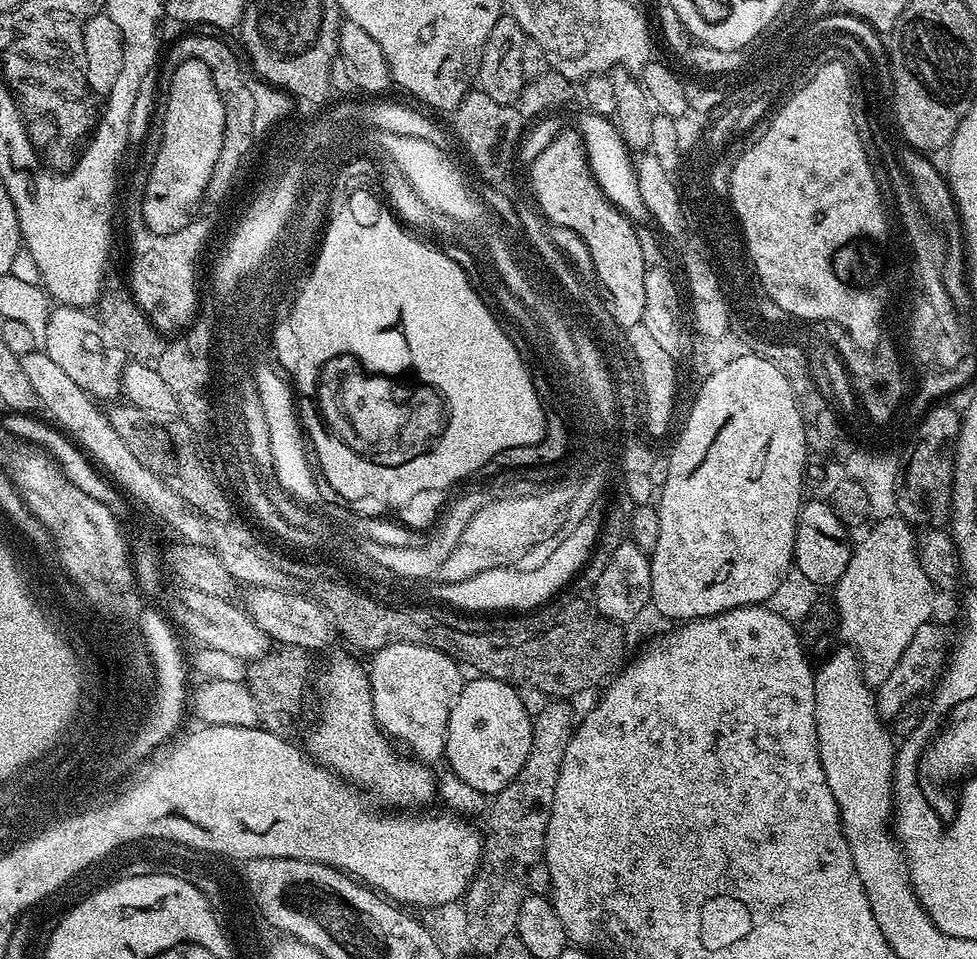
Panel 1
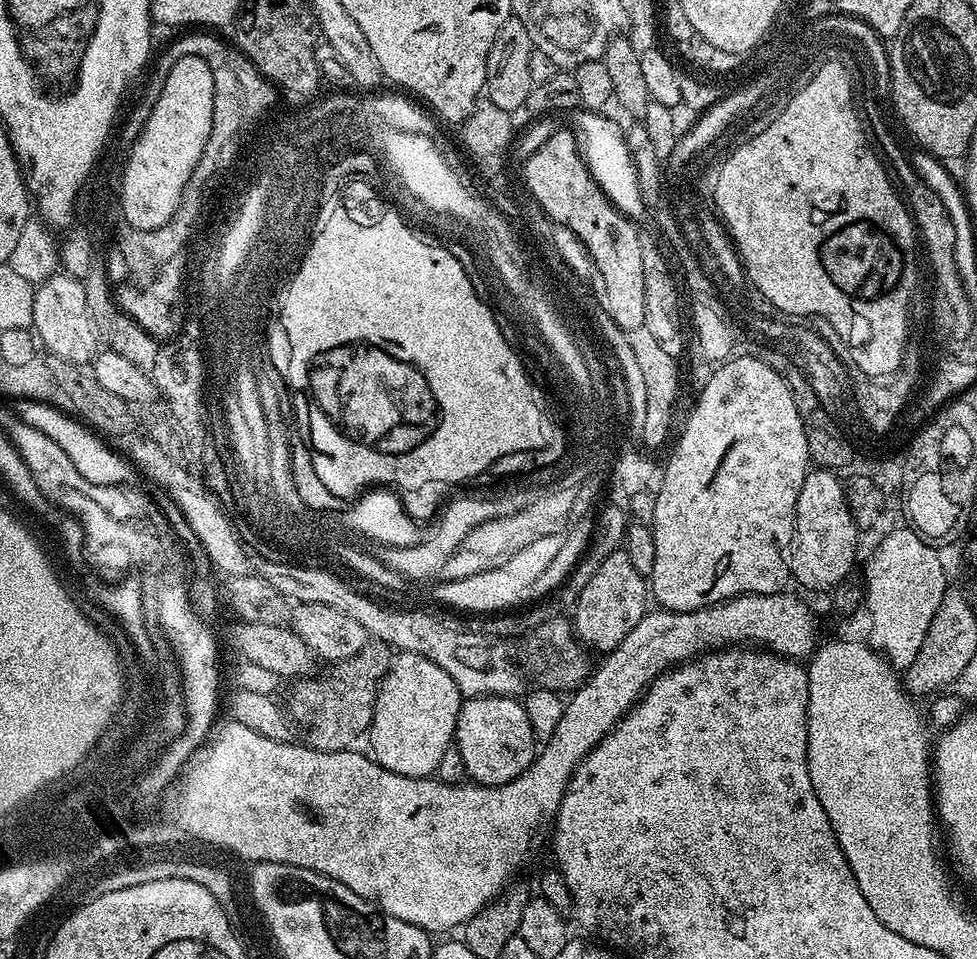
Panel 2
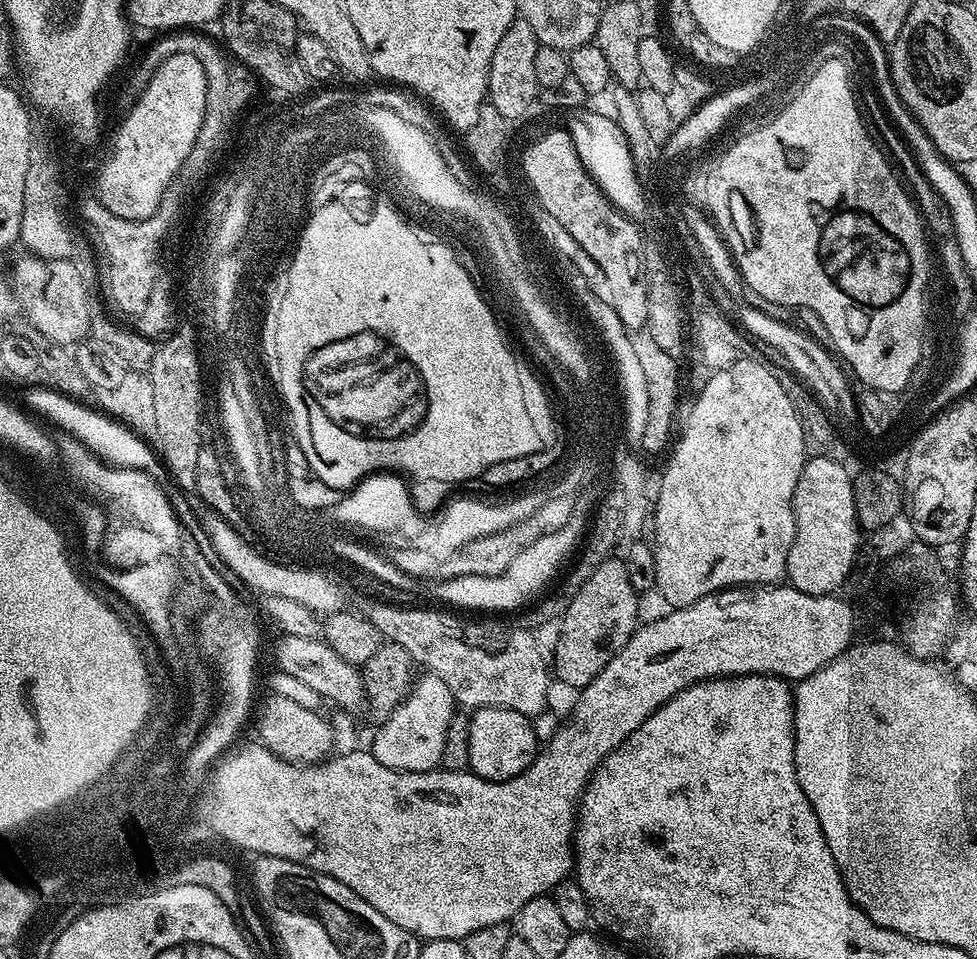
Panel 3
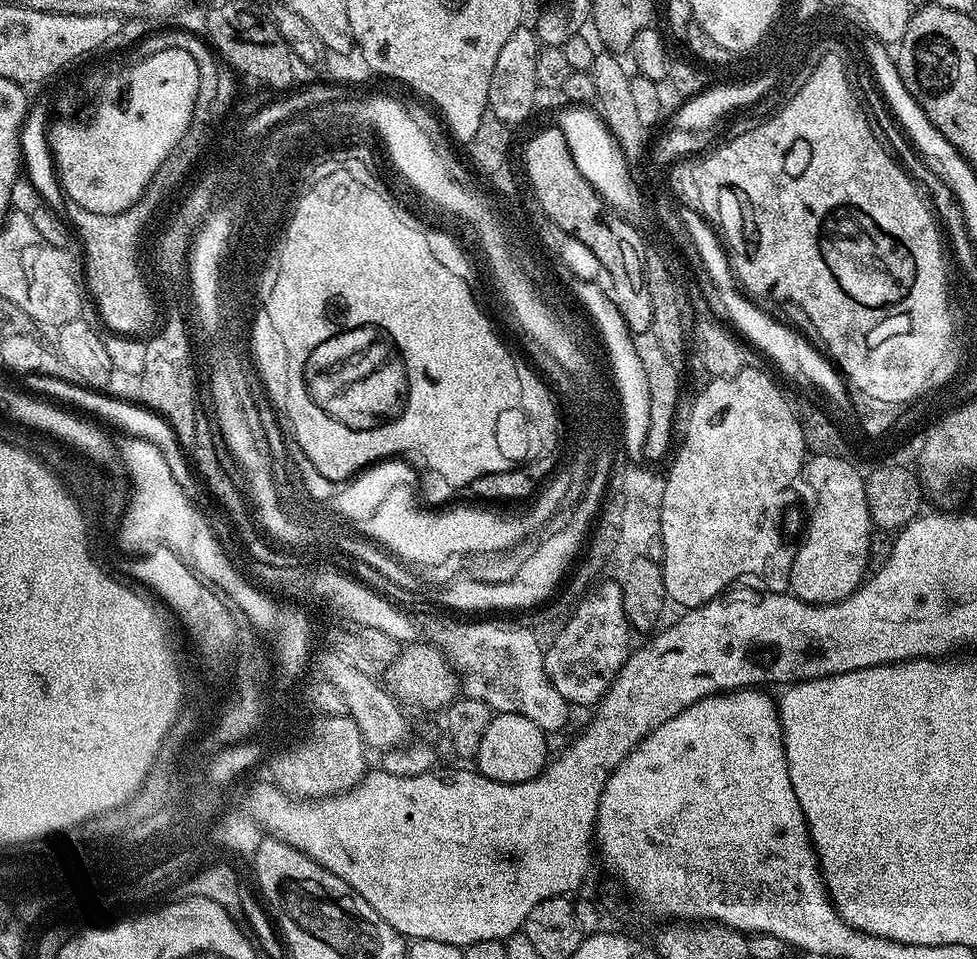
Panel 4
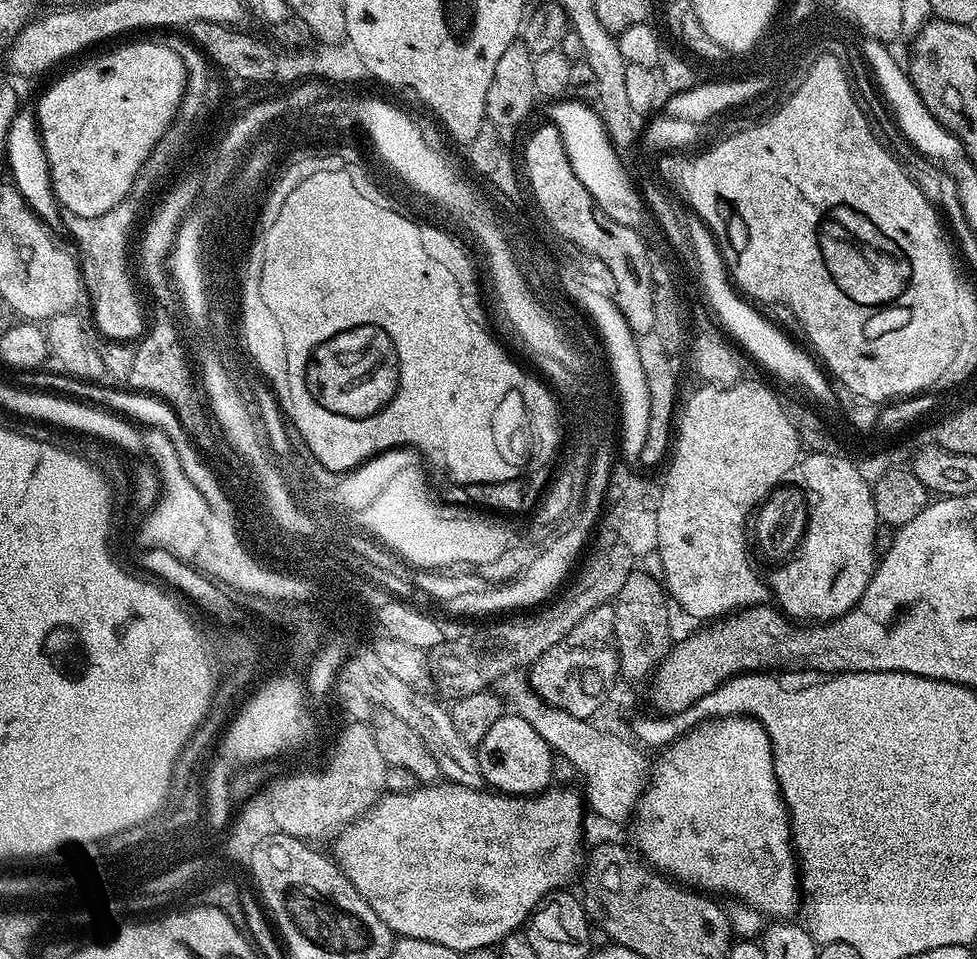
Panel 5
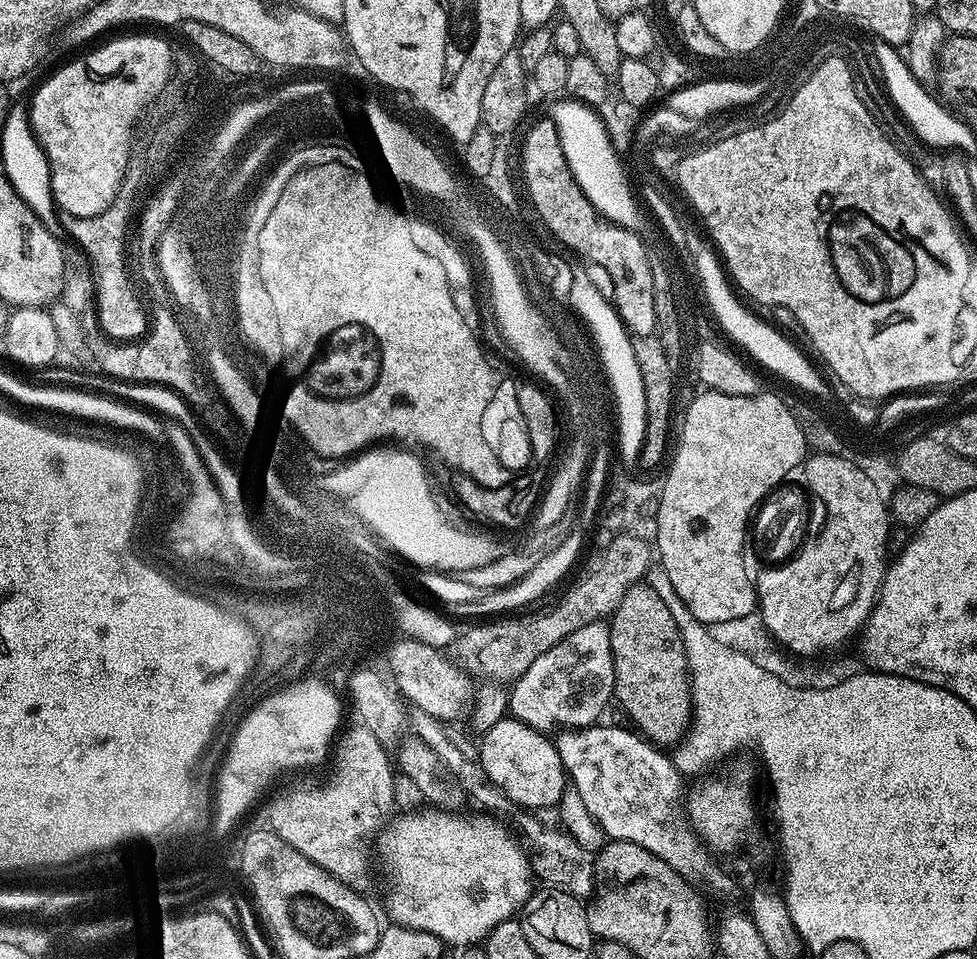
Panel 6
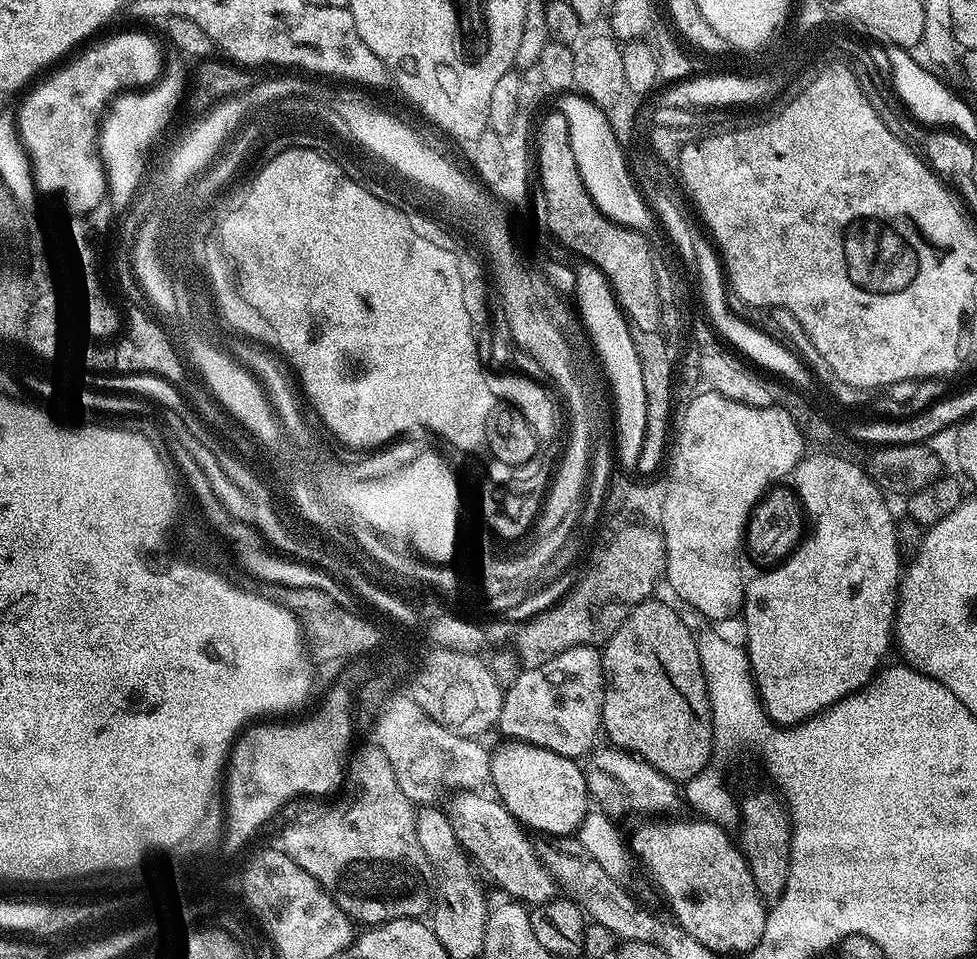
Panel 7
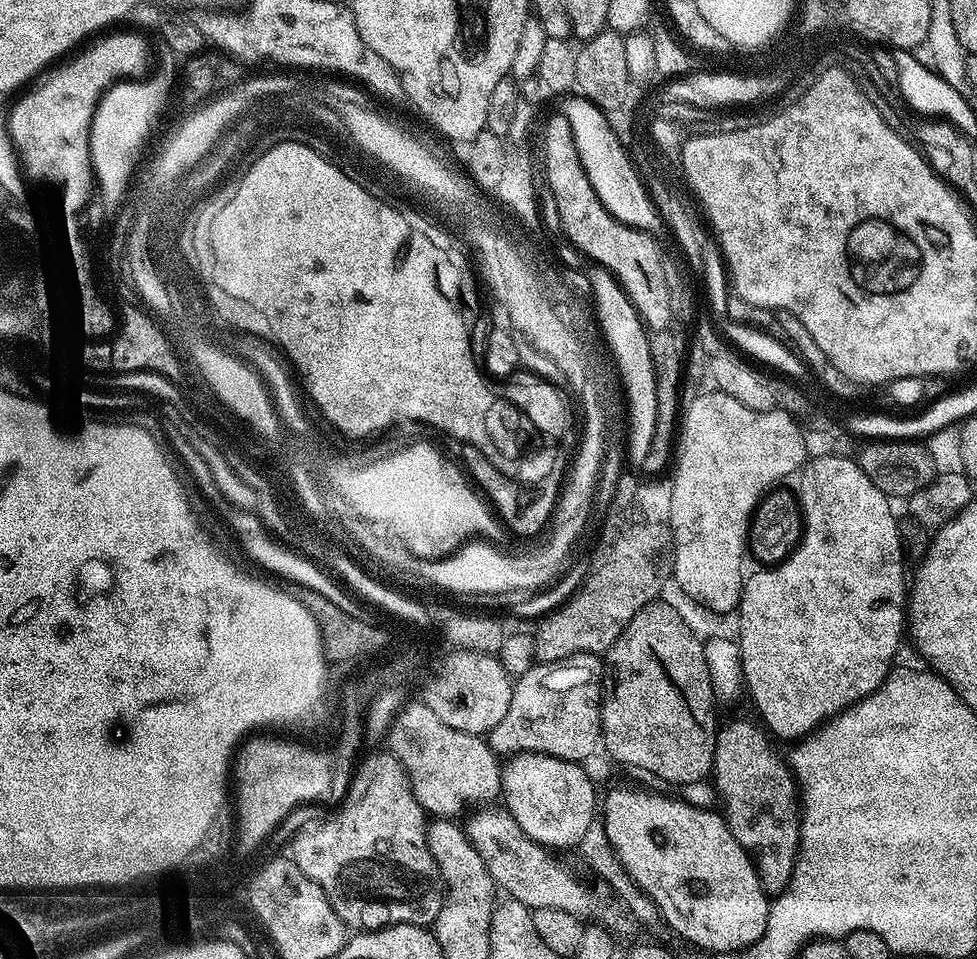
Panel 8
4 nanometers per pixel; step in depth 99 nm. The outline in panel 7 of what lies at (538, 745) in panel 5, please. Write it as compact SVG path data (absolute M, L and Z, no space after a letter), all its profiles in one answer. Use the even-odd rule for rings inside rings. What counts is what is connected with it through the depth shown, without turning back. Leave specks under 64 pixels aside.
M509 739L507 742L504 742L504 745L501 746L497 752L493 751L491 753L492 758L492 775L490 777L491 787L496 787L494 789L495 795L498 797L500 803L506 806L506 810L510 810L510 814L515 820L519 820L521 825L524 825L527 829L530 829L533 833L536 832L544 832L540 834L547 834L552 838L561 838L560 836L564 836L567 832L575 833L577 829L579 829L580 823L583 822L583 818L590 811L590 805L588 805L588 780L584 777L584 772L579 768L577 761L570 756L559 756L558 754L554 754L550 750L546 750L545 748L539 748L538 746L534 746L533 744L525 744L523 740L513 740Z

